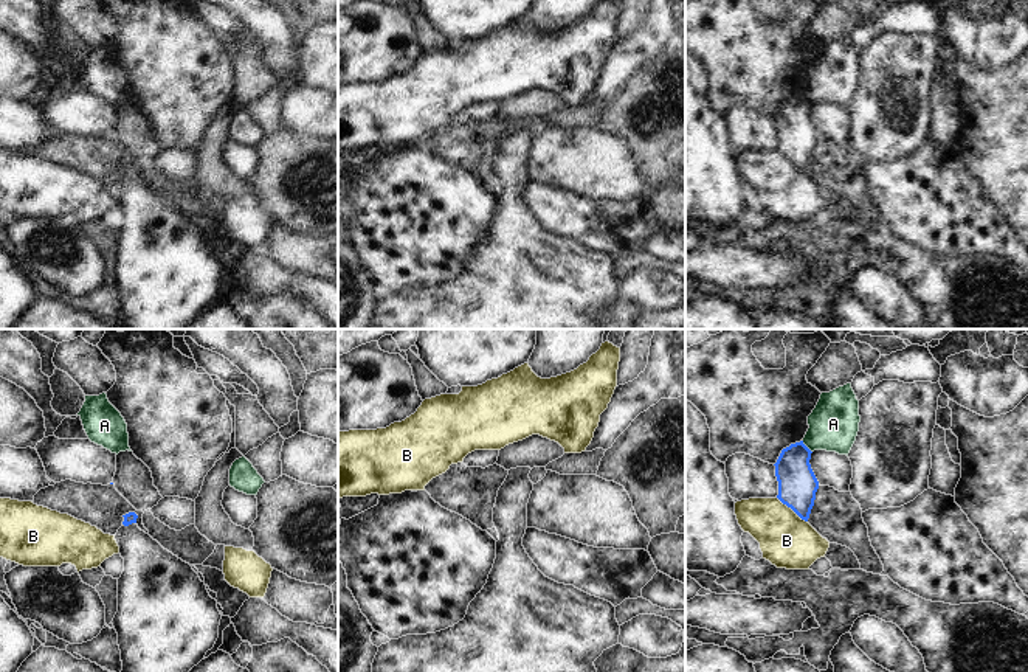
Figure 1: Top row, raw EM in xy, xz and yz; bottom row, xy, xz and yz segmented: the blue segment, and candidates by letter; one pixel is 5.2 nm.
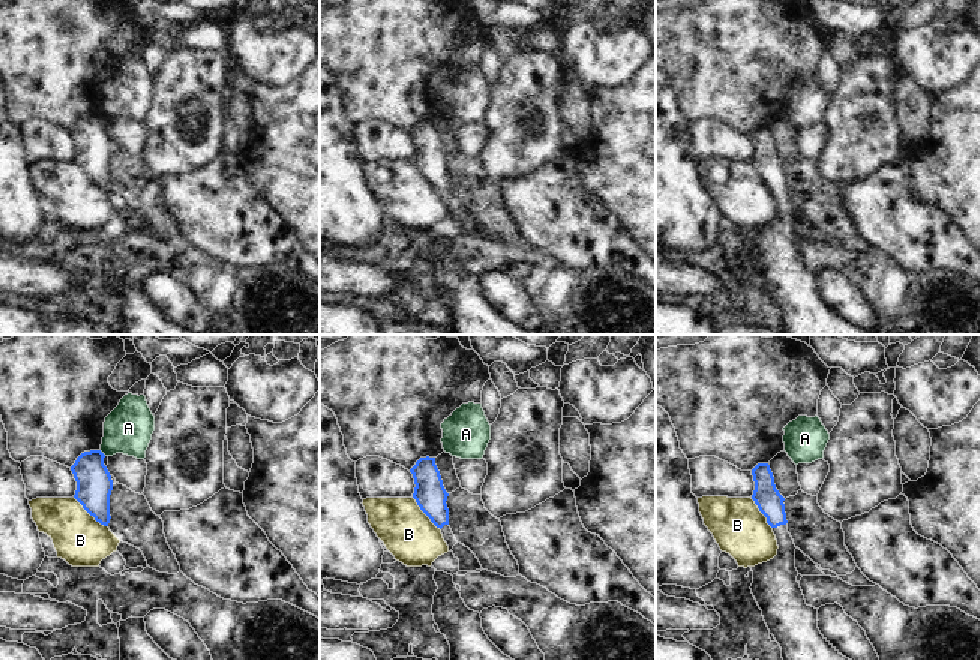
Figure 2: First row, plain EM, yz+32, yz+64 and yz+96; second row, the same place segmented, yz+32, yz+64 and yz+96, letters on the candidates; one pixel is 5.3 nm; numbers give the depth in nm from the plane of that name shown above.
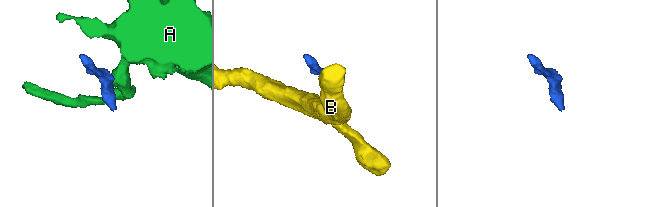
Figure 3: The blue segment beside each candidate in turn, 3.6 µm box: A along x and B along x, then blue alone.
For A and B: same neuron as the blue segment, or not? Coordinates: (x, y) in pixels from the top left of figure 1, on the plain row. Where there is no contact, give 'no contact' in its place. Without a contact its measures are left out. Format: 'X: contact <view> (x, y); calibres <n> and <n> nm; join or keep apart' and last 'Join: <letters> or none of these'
A: contact yz (807, 100); calibres 200 and 260 nm; keep apart
B: contact yz (793, 162); calibres 200 and 280 nm; keep apart
Join: none of these

